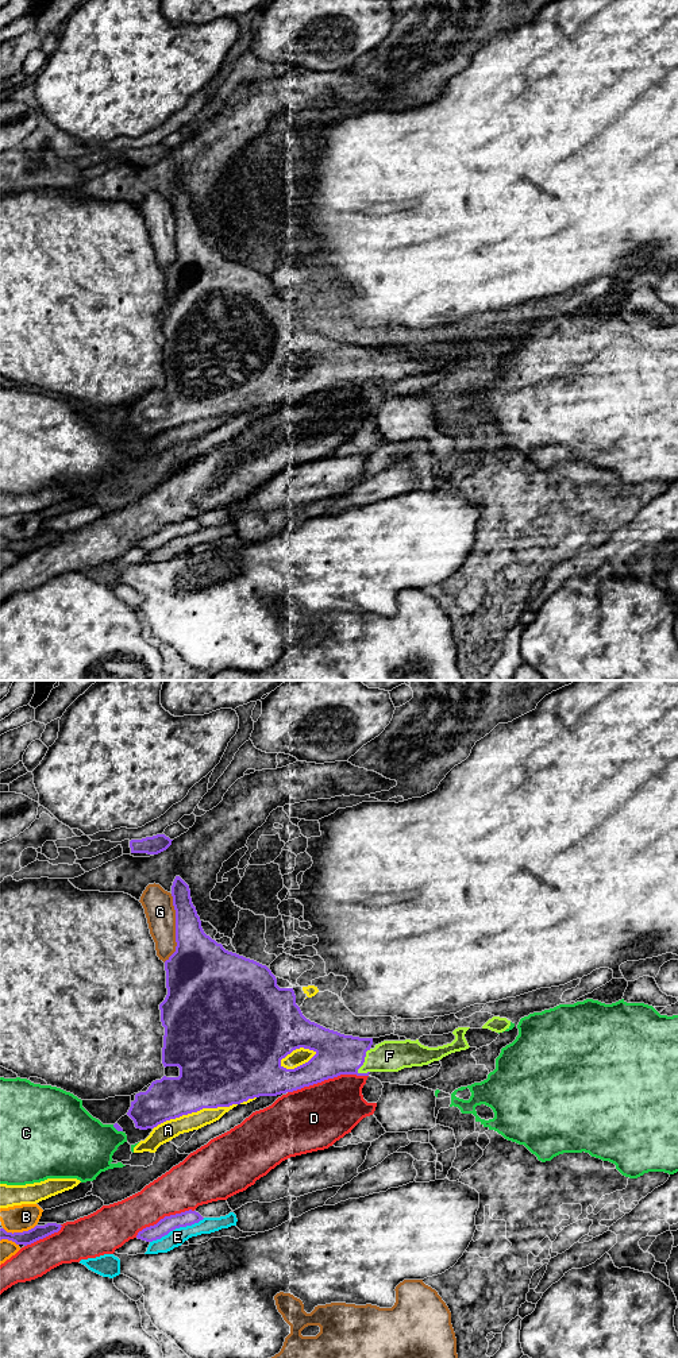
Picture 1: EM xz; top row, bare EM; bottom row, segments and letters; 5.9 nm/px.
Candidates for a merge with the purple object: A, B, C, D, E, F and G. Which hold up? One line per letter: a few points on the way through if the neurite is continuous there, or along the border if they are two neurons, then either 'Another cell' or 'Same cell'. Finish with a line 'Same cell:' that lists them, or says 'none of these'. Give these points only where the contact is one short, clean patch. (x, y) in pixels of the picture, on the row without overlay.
A: Another cell
B: Another cell
C: Another cell
D: Another cell
E: Another cell
F: Path across: xz (336, 363), (351, 363), (363, 370), (389, 365). Same cell
G: Another cell
Same cell: F

